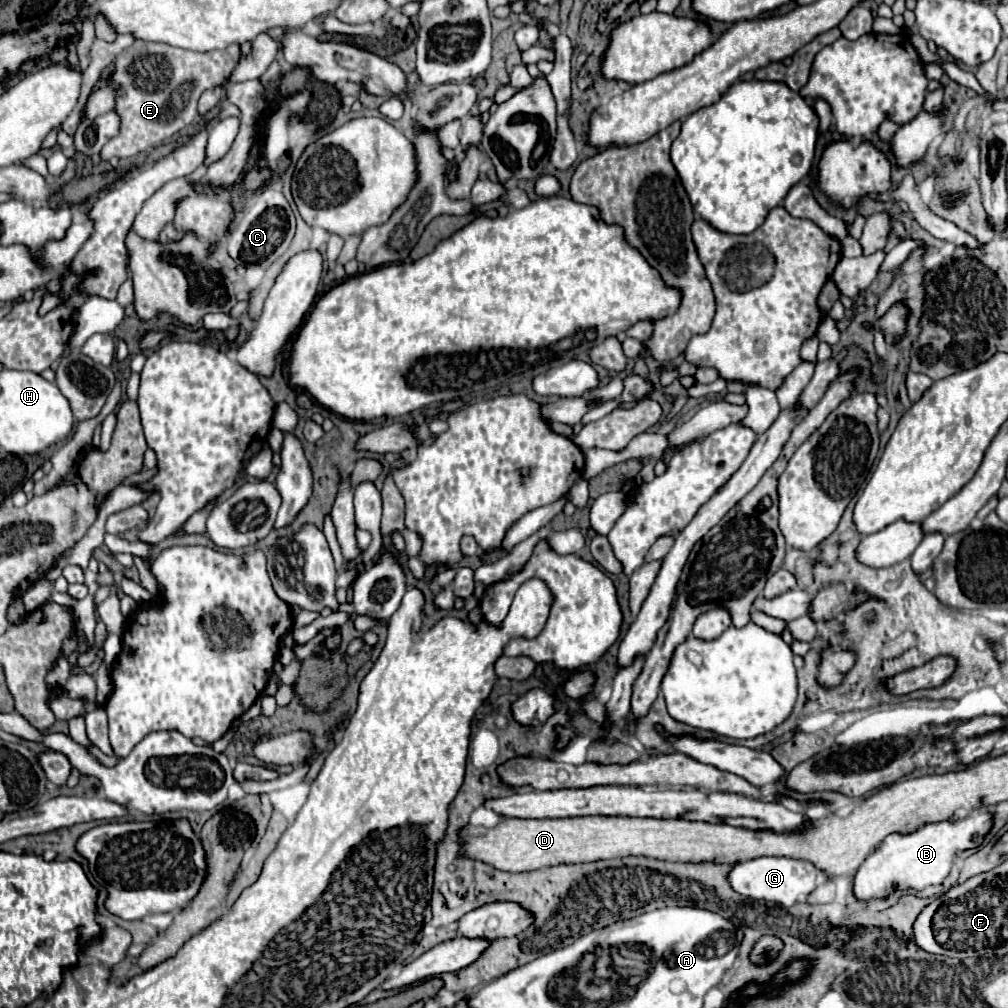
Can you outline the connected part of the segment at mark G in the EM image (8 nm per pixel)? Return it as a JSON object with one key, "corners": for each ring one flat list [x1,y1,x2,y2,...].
{"corners":[[755,858,737,862,727,872,727,880,731,888,747,898,753,900,767,900,777,902,779,906,793,906,801,896,807,896,817,886,819,870,805,860,793,860,793,858]]}

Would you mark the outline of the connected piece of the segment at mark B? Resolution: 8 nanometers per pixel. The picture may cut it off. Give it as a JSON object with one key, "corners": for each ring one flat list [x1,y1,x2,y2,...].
{"corners":[[983,812,977,818,959,818,955,822,939,822,927,824,921,830,901,836,889,834,881,846,861,864,855,876,855,896,857,898,871,898,871,896,885,896,893,888,899,890,921,890,929,884,941,884,949,872,957,850,967,850,975,844,975,834,985,836,991,828,991,814]]}

